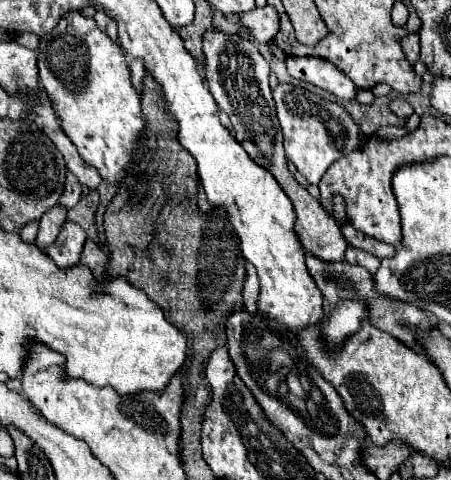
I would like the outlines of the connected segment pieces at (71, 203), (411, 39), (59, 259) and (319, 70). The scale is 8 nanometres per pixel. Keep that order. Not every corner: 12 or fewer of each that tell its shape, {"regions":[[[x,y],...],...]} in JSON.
{"regions":[[[72,172],[66,176],[66,188],[58,204],[70,210],[82,196],[82,184]],[[418,32],[404,36],[402,50],[410,64],[420,58]],[[64,222],[48,256],[64,270],[80,260],[84,230]],[[286,58],[292,78],[310,82],[340,100],[356,86],[328,60]]]}

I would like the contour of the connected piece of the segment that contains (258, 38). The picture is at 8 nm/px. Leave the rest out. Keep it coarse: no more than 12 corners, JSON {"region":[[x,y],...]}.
{"region":[[272,6],[240,14],[240,26],[258,44],[278,32],[278,12]]}

